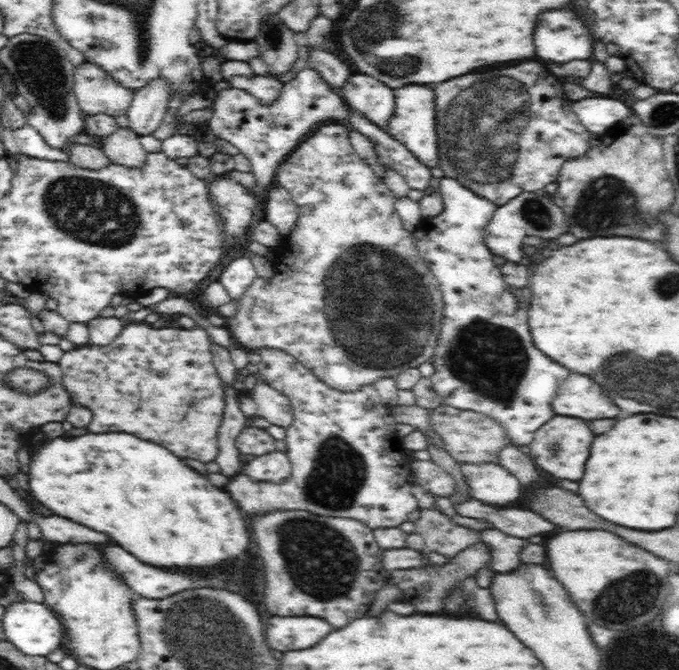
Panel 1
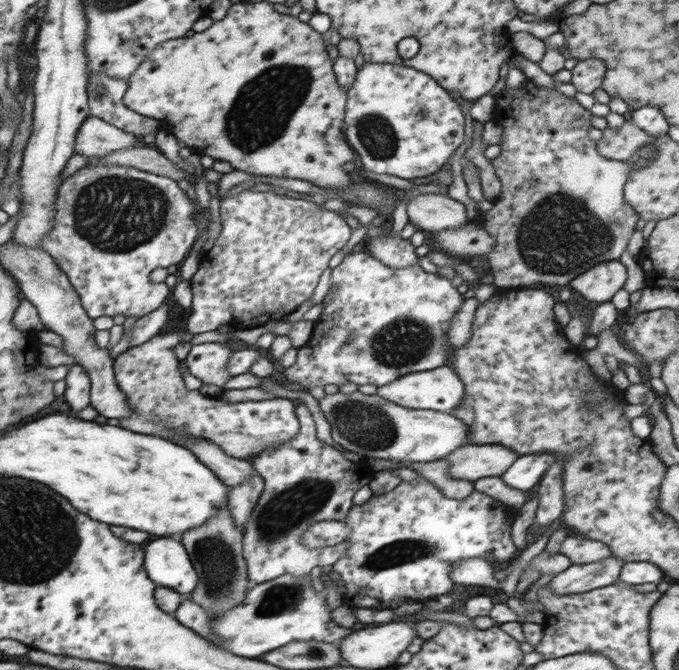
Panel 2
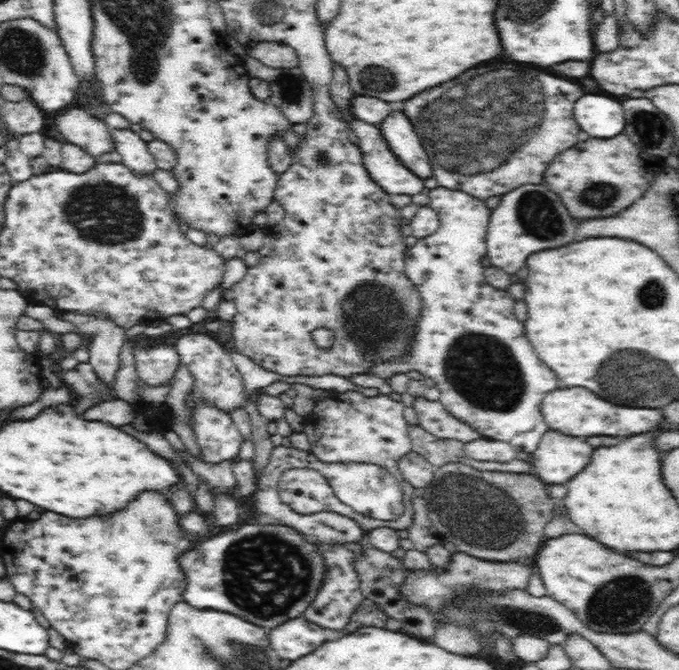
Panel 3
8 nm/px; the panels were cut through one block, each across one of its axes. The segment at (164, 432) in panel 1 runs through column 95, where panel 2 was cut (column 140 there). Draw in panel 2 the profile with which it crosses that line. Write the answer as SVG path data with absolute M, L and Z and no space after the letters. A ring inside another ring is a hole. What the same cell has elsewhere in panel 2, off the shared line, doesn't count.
M158 333L150 342L133 346L115 359L115 371L122 390L128 395L136 414L122 420L122 426L154 436L168 436L168 430L210 439L226 455L253 462L258 453L268 447L278 447L300 432L300 419L292 399L275 397L261 401L227 403L221 397L200 394L199 390L188 390L180 372L178 358L172 348L182 342L184 334Z

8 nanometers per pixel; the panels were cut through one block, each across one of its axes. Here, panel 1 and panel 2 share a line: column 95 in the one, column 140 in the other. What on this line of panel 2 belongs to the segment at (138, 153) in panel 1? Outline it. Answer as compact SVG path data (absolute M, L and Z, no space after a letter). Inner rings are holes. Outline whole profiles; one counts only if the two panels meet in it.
M94 114L87 118L77 139L77 154L90 158L108 156L114 151L141 144L138 136Z

